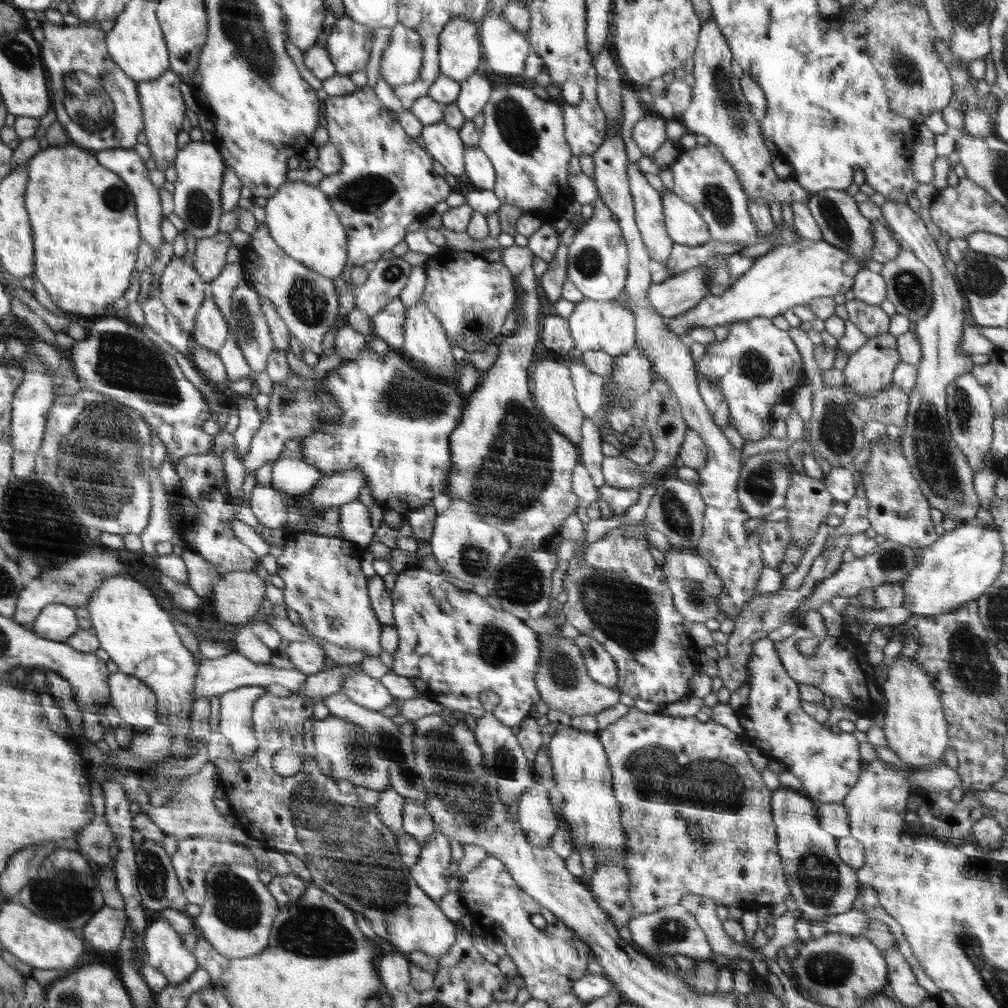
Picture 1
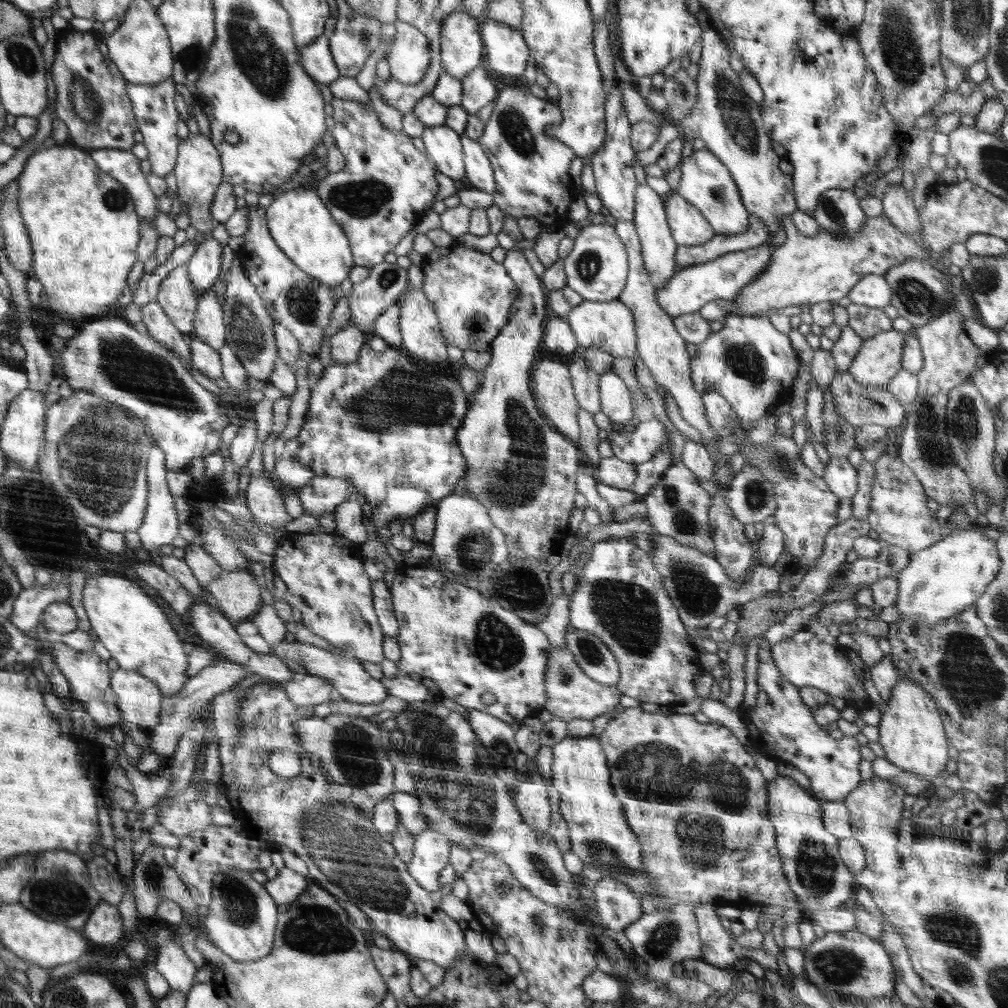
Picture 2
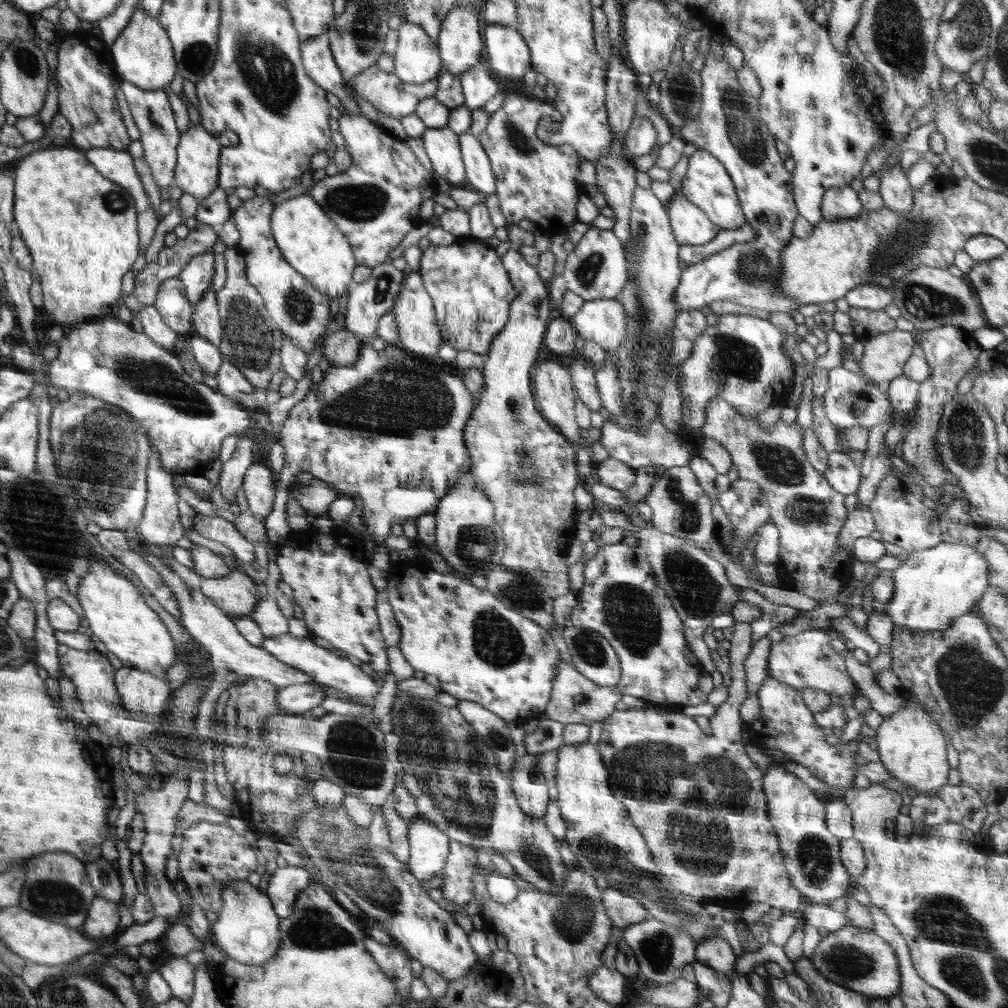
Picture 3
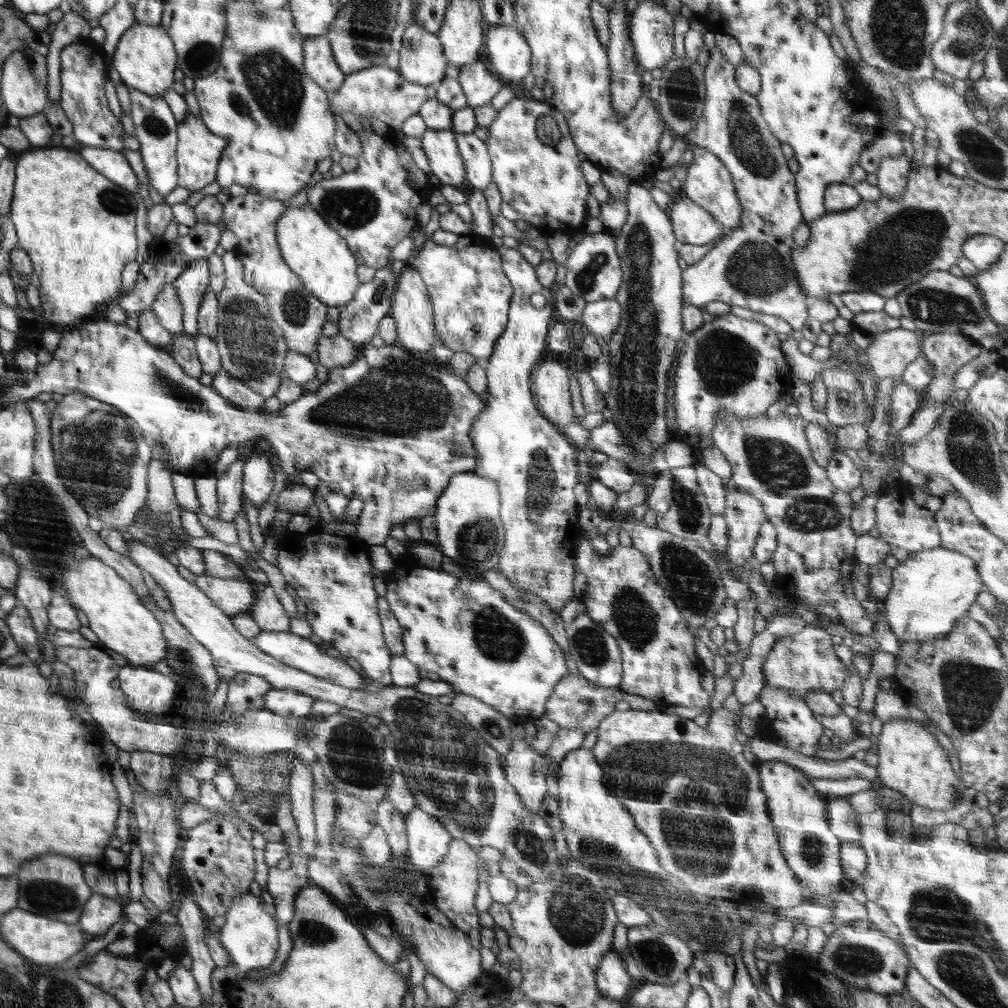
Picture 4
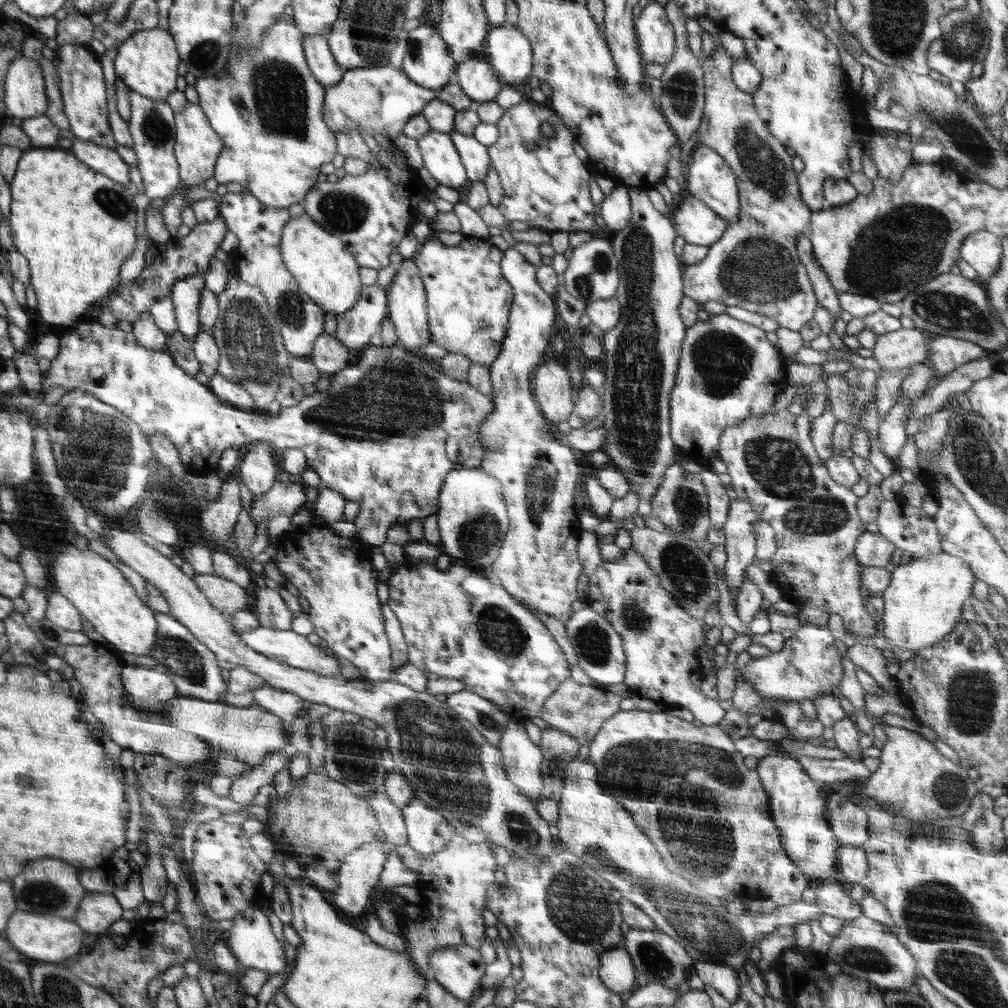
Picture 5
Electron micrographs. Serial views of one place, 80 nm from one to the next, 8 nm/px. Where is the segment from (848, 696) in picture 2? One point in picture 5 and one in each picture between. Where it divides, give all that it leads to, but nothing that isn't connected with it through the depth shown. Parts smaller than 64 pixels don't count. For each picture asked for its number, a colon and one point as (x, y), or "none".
3: (807, 660)
4: (804, 662)
5: (808, 665)

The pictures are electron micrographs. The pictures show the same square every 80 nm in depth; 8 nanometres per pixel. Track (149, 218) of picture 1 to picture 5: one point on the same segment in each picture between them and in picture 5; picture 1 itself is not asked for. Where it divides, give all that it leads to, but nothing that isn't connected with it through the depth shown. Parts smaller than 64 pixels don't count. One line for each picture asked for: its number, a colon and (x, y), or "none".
2: (122, 164)
3: (117, 165)
4: (112, 163)
5: (105, 160)

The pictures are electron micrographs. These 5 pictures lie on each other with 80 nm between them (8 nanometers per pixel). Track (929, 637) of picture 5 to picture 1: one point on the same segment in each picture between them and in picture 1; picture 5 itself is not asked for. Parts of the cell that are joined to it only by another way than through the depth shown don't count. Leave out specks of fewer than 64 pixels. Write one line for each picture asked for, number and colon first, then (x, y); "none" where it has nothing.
1: (959, 567)
2: (943, 579)
3: (933, 586)
4: (931, 589)

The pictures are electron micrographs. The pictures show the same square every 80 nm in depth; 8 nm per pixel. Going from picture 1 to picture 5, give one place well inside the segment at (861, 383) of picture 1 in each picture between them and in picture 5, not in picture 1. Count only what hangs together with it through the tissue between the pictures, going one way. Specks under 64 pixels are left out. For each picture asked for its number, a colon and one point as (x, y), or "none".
2: (880, 358)
3: (884, 356)
4: (889, 353)
5: (904, 347)

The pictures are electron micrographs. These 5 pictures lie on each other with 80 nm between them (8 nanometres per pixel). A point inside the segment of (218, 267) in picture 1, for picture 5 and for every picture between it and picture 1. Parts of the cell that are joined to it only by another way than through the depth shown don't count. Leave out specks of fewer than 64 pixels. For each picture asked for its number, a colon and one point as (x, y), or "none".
2: (204, 265)
3: (197, 275)
4: (193, 283)
5: (186, 293)

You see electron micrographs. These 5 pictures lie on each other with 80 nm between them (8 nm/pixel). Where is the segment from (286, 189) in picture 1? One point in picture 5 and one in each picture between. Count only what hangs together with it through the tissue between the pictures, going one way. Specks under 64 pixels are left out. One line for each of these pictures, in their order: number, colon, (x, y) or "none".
2: (299, 222)
3: (308, 239)
4: (321, 258)
5: (324, 269)

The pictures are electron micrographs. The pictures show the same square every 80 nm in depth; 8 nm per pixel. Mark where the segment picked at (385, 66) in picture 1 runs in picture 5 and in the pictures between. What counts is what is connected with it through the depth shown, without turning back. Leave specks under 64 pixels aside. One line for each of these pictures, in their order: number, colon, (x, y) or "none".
2: (409, 57)
3: (416, 60)
4: (421, 62)
5: (427, 62)

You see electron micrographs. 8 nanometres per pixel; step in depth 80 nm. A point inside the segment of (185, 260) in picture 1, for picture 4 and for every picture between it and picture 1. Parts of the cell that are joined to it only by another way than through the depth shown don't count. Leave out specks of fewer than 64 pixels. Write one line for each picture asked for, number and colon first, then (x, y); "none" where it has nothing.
2: (177, 296)
3: (177, 311)
4: (168, 307)

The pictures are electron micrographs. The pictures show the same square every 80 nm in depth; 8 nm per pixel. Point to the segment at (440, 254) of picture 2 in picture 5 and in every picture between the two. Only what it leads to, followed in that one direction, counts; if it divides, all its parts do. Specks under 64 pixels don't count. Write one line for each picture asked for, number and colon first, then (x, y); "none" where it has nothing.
3: (471, 291)
4: (470, 293)
5: (468, 300)

